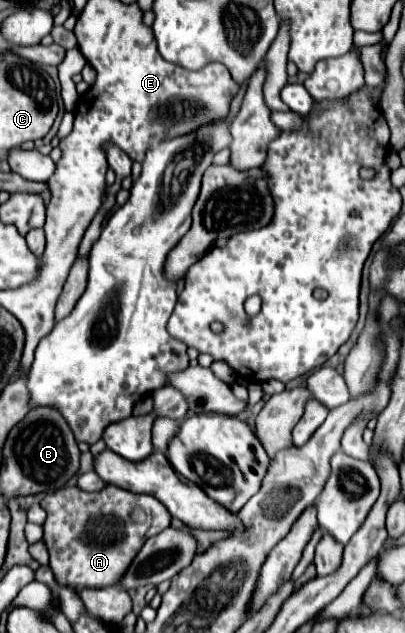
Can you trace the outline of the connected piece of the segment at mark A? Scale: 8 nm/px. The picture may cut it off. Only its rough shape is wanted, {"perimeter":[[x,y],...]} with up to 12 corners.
{"perimeter":[[64,487],[40,505],[62,587],[114,587],[170,525],[150,495]]}

